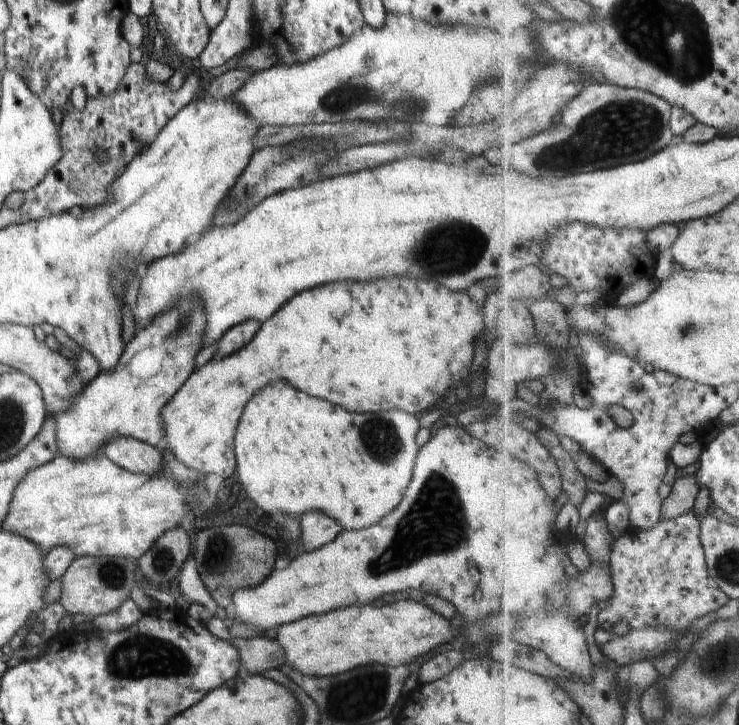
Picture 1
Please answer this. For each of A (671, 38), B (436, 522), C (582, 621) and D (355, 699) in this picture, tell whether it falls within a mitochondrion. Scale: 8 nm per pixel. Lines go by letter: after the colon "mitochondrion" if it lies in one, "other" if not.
A: mitochondrion
B: mitochondrion
C: other
D: mitochondrion

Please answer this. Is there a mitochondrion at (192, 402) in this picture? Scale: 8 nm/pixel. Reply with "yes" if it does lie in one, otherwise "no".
no

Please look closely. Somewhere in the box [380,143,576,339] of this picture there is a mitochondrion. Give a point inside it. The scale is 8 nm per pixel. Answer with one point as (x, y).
(437, 250)

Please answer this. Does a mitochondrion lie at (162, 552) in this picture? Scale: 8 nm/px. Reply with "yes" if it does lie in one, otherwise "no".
yes

